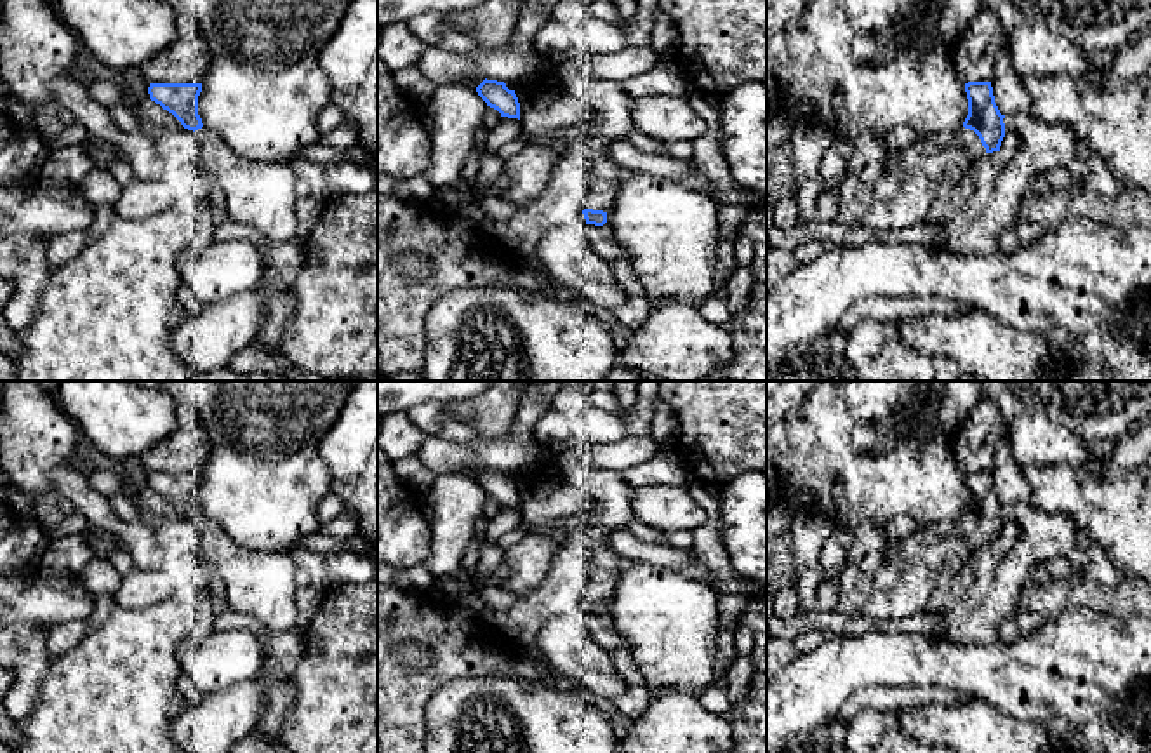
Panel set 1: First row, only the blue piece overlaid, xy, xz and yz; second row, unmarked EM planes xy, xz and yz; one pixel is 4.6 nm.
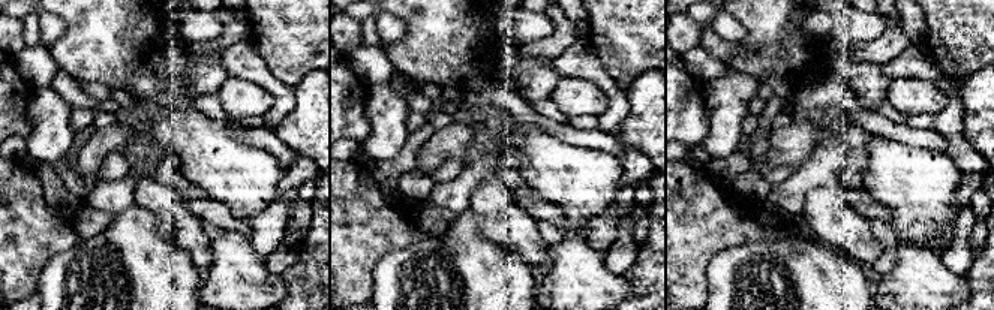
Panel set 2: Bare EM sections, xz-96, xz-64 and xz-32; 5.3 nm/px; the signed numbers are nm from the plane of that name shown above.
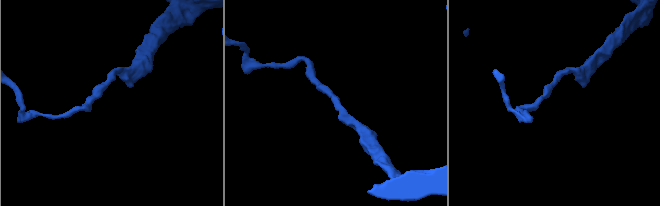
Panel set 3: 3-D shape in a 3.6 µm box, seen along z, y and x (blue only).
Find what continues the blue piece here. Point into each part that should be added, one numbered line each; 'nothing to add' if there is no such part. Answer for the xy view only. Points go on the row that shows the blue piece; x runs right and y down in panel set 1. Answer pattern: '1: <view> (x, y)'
1: xy (261, 195)

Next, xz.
1: xz (602, 193)

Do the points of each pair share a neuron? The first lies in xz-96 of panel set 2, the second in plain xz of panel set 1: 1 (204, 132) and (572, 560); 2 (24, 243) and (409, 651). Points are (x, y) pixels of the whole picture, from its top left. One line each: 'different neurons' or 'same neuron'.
1: different neurons
2: different neurons

